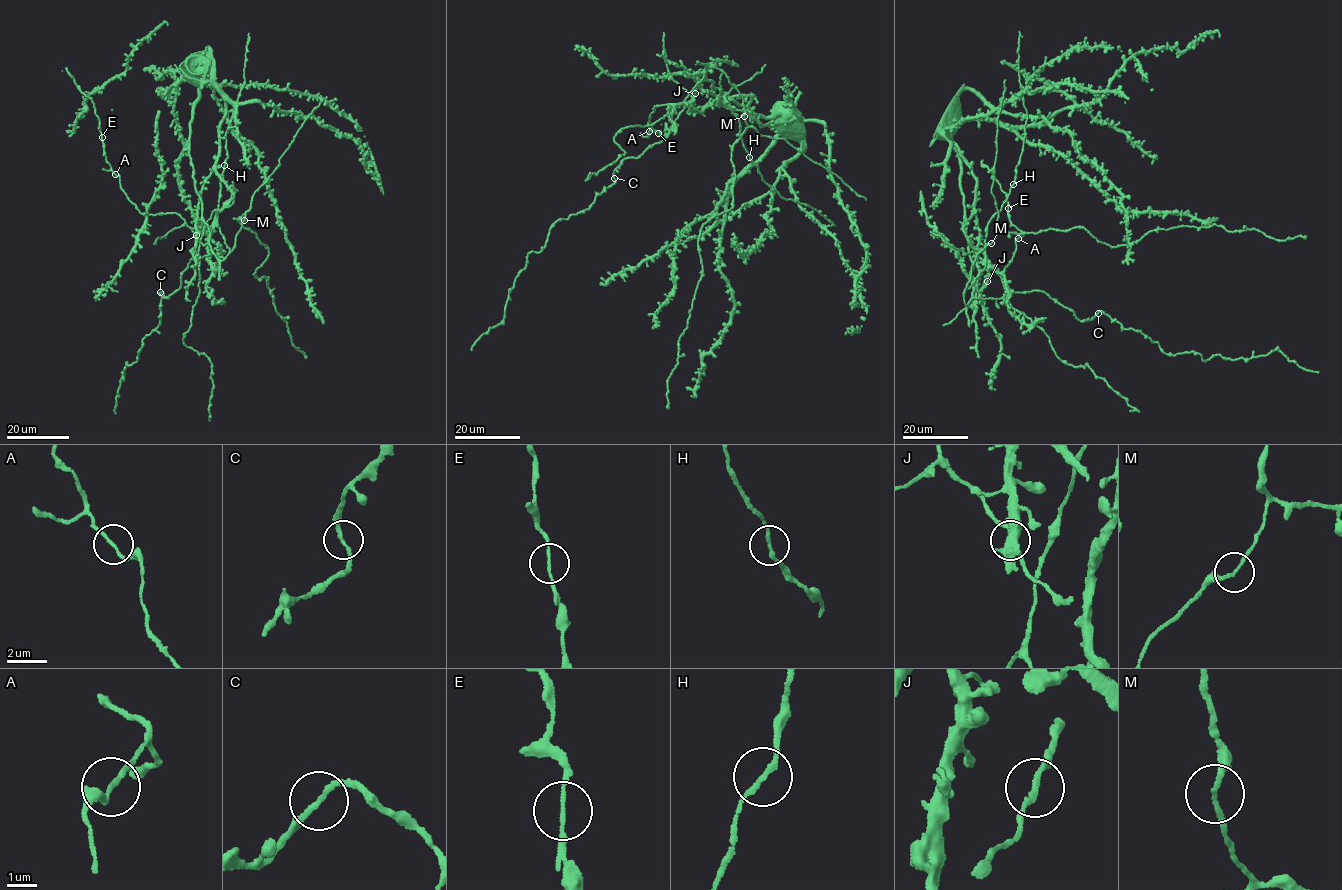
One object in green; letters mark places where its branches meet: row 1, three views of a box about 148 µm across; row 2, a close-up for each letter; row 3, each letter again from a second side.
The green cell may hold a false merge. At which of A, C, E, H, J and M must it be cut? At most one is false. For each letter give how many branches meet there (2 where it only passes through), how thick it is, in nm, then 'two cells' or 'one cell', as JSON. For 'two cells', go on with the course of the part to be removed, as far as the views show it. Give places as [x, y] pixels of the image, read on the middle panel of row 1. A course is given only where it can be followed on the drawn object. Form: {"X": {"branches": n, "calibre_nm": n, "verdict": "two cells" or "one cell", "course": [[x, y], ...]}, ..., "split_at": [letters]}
{"A": {"branches": 2, "calibre_nm": 140, "verdict": "one cell"}, "C": {"branches": 2, "calibre_nm": 180, "verdict": "one cell"}, "E": {"branches": 2, "calibre_nm": 130, "verdict": "one cell"}, "H": {"branches": 2, "calibre_nm": 160, "verdict": "one cell"}, "J": {"branches": 2, "calibre_nm": 170, "verdict": "one cell"}, "M": {"branches": 2, "calibre_nm": 160, "verdict": "one cell"}, "split_at": []}

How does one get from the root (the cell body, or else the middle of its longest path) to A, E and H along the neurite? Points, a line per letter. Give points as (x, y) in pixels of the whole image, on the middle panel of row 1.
A: (720, 91), (706, 79), (699, 83), (690, 101), (655, 106), (648, 124), (652, 128), (649, 132)
E: (720, 91), (706, 79), (699, 83), (690, 101), (655, 106), (647, 136), (651, 130), (658, 133)
H: (720, 91), (704, 78), (709, 67), (723, 71), (719, 101), (738, 119), (740, 135), (749, 157)

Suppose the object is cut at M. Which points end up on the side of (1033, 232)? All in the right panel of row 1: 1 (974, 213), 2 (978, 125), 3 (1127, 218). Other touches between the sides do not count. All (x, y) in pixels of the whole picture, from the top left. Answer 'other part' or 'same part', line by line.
1: other part
2: other part
3: other part

